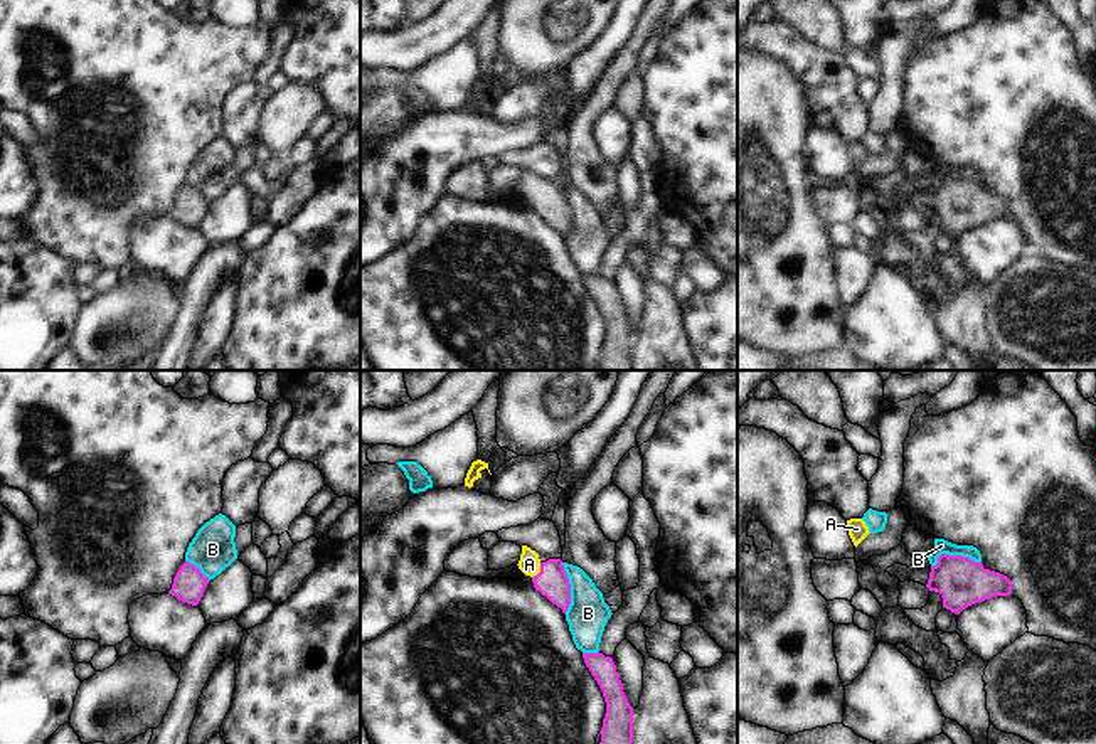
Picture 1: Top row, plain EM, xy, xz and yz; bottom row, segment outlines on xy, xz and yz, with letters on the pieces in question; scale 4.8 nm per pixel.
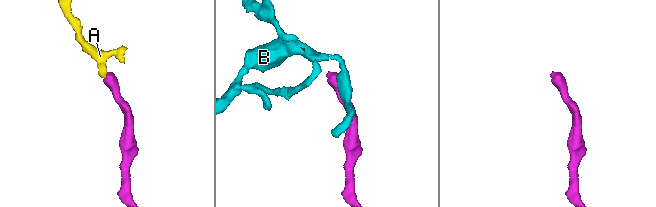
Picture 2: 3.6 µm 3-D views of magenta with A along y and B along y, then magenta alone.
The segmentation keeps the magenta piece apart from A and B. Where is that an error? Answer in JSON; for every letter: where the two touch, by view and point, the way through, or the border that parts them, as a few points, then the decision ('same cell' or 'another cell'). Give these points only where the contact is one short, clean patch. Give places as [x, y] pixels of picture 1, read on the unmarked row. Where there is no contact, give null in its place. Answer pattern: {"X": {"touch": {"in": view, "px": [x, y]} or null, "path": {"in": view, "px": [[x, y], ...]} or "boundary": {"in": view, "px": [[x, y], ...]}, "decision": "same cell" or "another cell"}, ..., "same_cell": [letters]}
{"A": {"touch": {"in": "xz", "px": [541, 194]}, "path": {"in": "xz", "px": [[553, 206], [541, 194], [529, 187]]}, "decision": "same cell"}, "B": {"touch": {"in": "yz", "px": [953, 179]}, "decision": "another cell"}, "same_cell": ["A"]}

